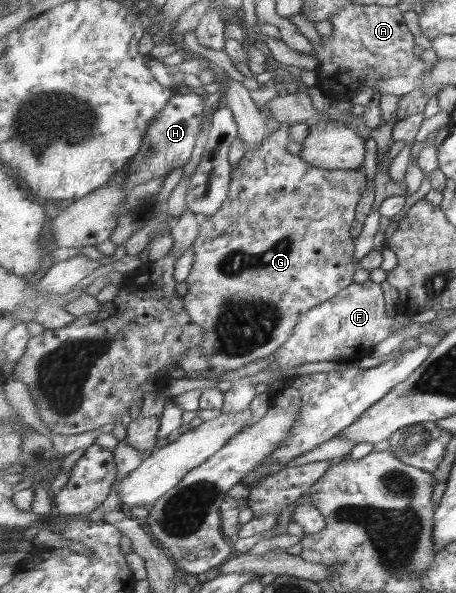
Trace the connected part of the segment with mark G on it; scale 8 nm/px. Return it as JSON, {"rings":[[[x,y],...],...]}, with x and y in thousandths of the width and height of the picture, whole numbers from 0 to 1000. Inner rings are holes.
{"rings":[[[614,207],[610,219],[592,226],[572,248],[535,258],[522,282],[511,287],[502,334],[478,359],[441,368],[439,393],[423,410],[428,442],[408,474],[410,496],[401,503],[406,504],[406,519],[419,536],[439,546],[450,558],[450,570],[439,585],[456,605],[456,624],[467,626],[474,632],[480,632],[485,626],[526,622],[572,604],[592,605],[594,599],[636,572],[645,553],[660,543],[664,531],[671,531],[686,518],[737,501],[746,491],[757,489],[770,477],[779,476],[774,467],[787,449],[772,442],[781,417],[768,390],[772,390],[772,373],[781,369],[781,346],[794,336],[794,325],[803,319],[803,295],[781,287],[724,288],[702,282],[684,282],[660,261],[640,261],[623,250],[640,238],[636,224],[629,223],[638,211],[640,207]]]}

